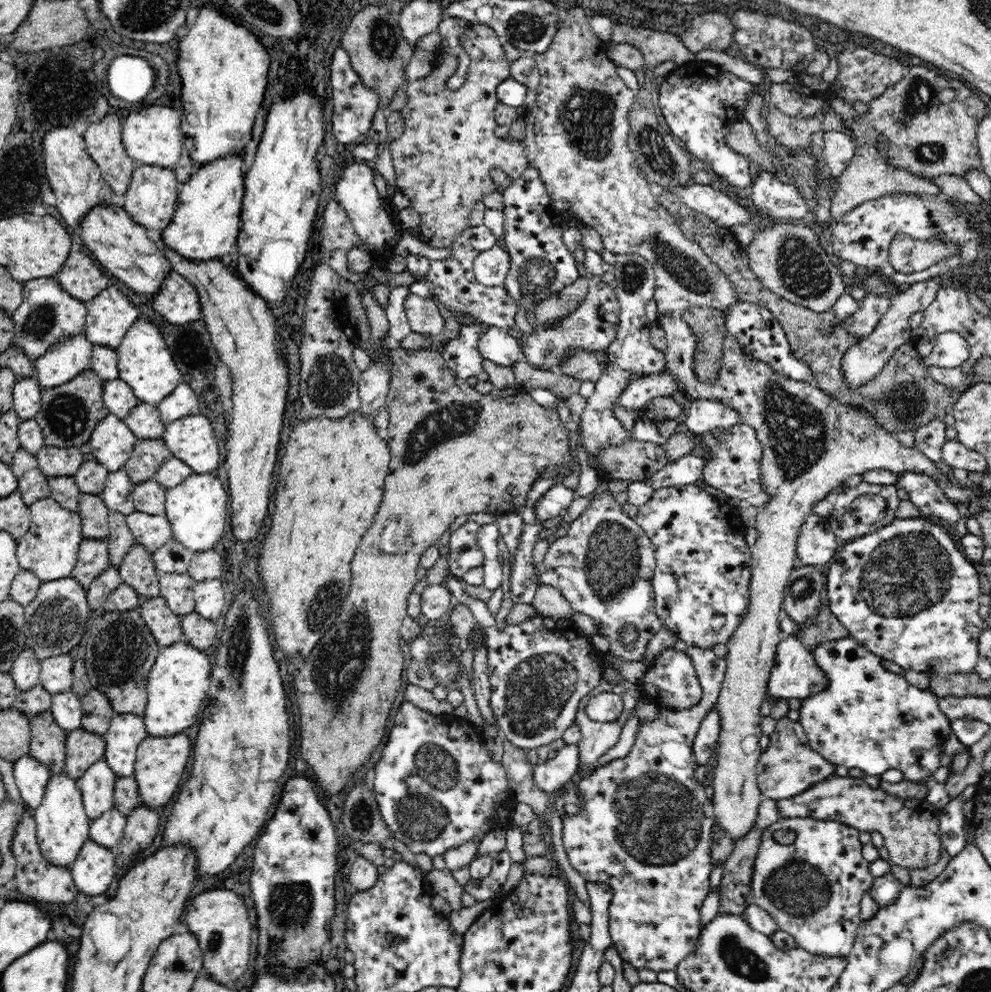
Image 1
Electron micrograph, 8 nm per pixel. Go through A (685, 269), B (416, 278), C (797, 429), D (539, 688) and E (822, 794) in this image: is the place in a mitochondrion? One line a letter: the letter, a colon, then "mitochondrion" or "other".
A: mitochondrion
B: other
C: mitochondrion
D: mitochondrion
E: other

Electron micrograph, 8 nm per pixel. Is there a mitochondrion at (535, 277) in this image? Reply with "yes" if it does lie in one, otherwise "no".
yes

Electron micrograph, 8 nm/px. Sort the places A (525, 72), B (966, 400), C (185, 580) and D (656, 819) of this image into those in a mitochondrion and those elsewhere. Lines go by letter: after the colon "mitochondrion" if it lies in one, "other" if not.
A: other
B: other
C: other
D: mitochondrion

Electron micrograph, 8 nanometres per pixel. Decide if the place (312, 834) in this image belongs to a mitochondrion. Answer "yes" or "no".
no

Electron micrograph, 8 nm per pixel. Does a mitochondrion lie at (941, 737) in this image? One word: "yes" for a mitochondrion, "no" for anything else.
no

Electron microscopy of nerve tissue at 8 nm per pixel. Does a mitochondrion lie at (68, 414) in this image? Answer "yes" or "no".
yes

